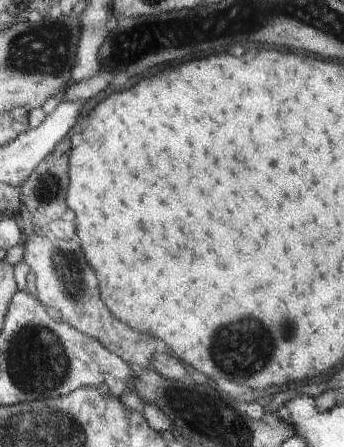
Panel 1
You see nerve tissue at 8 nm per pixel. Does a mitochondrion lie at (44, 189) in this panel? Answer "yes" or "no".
yes

